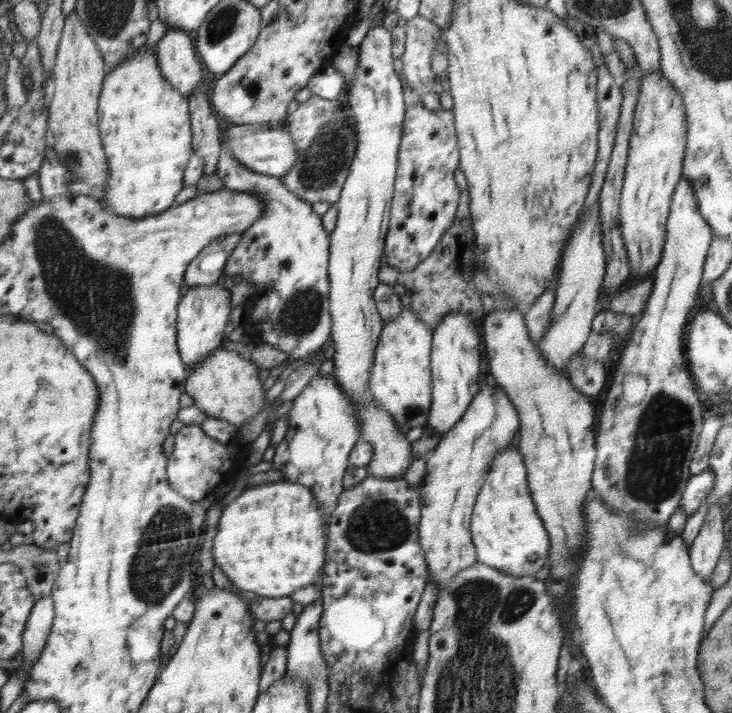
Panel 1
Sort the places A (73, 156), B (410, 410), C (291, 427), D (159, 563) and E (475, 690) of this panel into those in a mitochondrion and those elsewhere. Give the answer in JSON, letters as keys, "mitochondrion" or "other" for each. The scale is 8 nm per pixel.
{"A":"mitochondrion","B":"mitochondrion","C":"other","D":"mitochondrion","E":"mitochondrion"}

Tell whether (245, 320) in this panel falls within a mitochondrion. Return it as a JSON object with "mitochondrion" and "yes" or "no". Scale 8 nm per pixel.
{"mitochondrion":"no"}

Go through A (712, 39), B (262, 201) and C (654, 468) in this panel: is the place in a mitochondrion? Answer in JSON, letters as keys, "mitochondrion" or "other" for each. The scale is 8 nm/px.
{"A":"mitochondrion","B":"other","C":"mitochondrion"}

